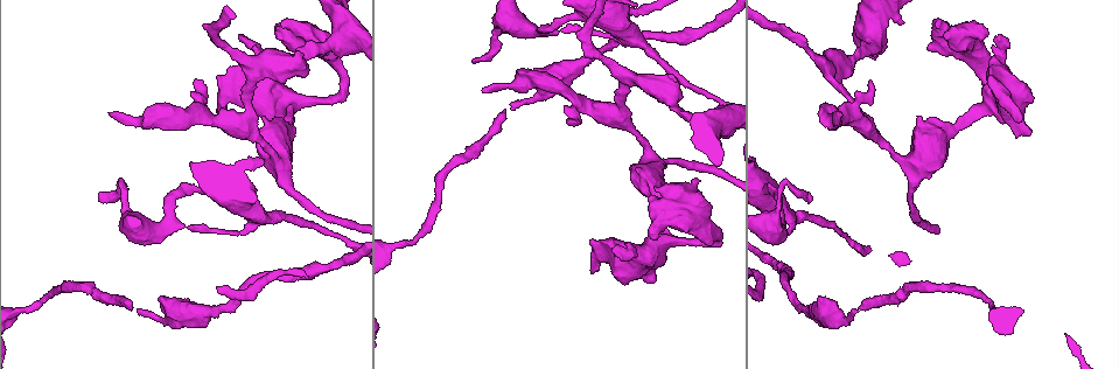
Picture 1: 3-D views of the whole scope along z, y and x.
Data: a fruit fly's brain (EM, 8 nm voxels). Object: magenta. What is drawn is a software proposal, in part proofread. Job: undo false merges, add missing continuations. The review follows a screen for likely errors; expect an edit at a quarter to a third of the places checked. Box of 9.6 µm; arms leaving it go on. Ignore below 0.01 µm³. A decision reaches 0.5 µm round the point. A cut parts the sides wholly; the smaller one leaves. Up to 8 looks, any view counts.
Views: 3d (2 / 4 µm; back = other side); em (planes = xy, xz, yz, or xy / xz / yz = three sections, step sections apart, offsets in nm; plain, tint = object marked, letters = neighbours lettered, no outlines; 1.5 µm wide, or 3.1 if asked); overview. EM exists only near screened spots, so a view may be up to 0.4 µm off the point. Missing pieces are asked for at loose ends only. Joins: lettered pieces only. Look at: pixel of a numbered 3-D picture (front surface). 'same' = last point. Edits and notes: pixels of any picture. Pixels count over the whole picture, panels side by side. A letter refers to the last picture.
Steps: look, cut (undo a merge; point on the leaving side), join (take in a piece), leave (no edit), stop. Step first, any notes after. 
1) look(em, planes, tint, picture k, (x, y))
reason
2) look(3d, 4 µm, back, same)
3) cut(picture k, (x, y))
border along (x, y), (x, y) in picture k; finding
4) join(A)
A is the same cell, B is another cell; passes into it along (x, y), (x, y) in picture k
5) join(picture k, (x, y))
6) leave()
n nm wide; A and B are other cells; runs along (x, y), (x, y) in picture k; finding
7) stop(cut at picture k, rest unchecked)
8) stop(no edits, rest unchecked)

look(3d, 2 µm, picture 1, (655, 239))
stops while still wide

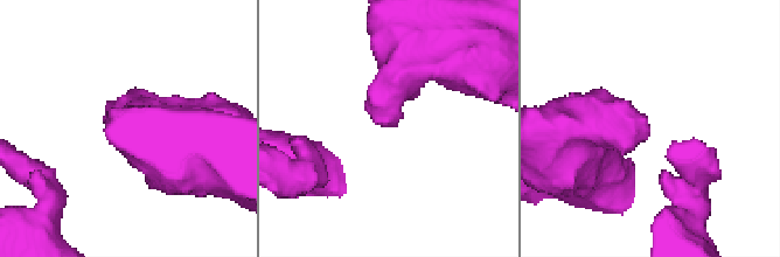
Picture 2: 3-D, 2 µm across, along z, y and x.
look(em, planes, letters, picture 2, (644, 138))
need the tissue

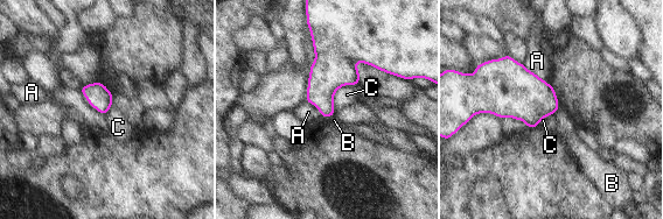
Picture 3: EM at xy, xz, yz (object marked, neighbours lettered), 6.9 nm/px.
leave()
A, B and C are other cells; none of them fits

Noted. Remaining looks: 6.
look(3d, 4 µm, back, picture 1, (901, 23))
free end

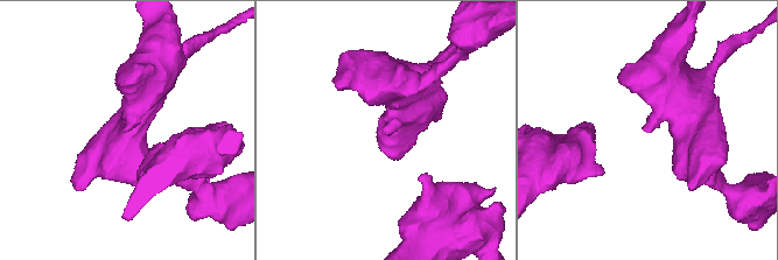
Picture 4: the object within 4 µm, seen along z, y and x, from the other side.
look(em, planes, plain, picture 4, (125, 131))
need the tissue

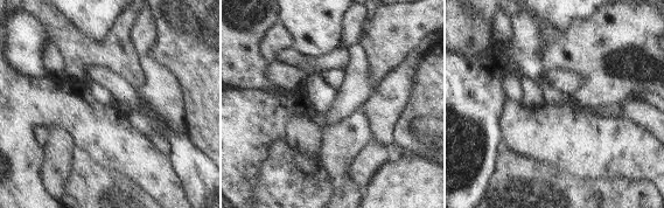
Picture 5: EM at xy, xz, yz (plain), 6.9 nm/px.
look(em, planes, letters, same)
what lies round it

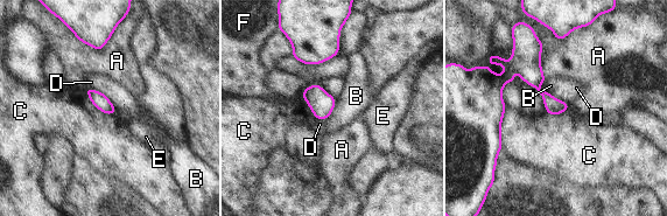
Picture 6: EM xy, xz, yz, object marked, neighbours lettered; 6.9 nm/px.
leave()
C touches over 300 nm; A, B, C, D, E and F are other cells; runs along (539, 44), (495, 88), (486, 105) in picture 6; none of them fits

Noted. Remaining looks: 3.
look(em, planes, tint, picture 1, (544, 34))
two arms in line, one across

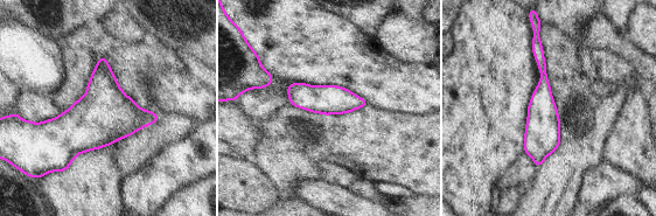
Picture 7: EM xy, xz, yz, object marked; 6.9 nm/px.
look(em, planes, letters, same)

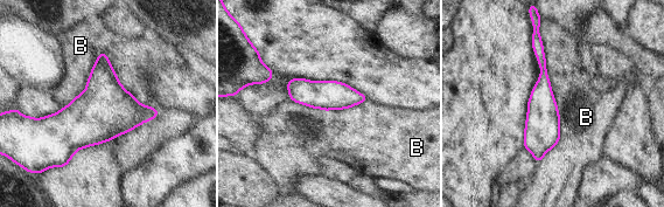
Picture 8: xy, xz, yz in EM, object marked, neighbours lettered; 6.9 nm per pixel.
leave()
150 nm wide; B is another cell; runs along (536, 40), (543, 66), (539, 157) in picture 8; one cell here

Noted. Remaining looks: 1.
stop(no edits, rest unchecked)

